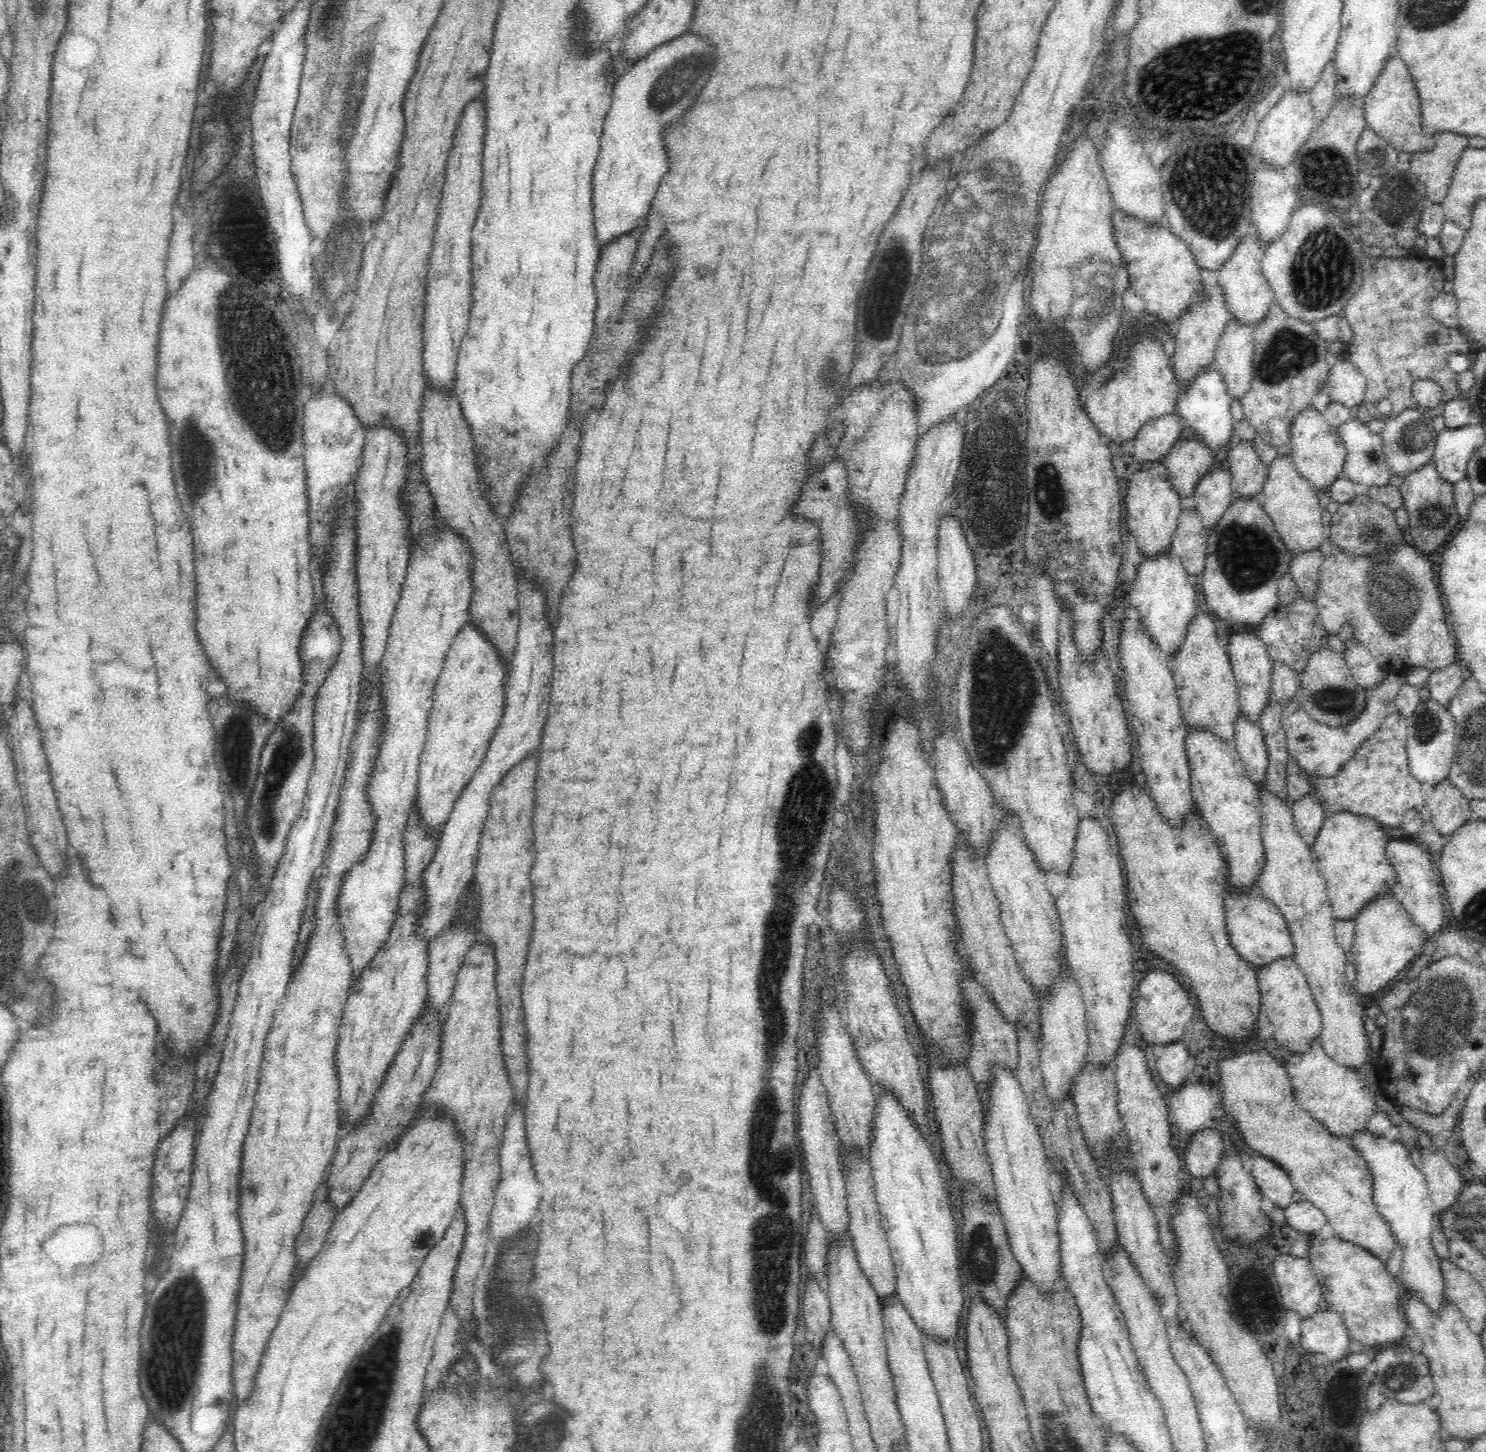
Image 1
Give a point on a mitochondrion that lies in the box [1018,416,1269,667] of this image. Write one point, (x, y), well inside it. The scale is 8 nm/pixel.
(1049, 498)

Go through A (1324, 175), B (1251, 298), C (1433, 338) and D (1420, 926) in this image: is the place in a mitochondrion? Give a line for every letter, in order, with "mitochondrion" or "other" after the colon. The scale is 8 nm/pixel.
A: mitochondrion
B: other
C: other
D: other

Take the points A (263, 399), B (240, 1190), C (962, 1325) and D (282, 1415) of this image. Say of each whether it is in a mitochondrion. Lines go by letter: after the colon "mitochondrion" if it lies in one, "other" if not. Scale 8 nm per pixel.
A: mitochondrion
B: other
C: other
D: other

